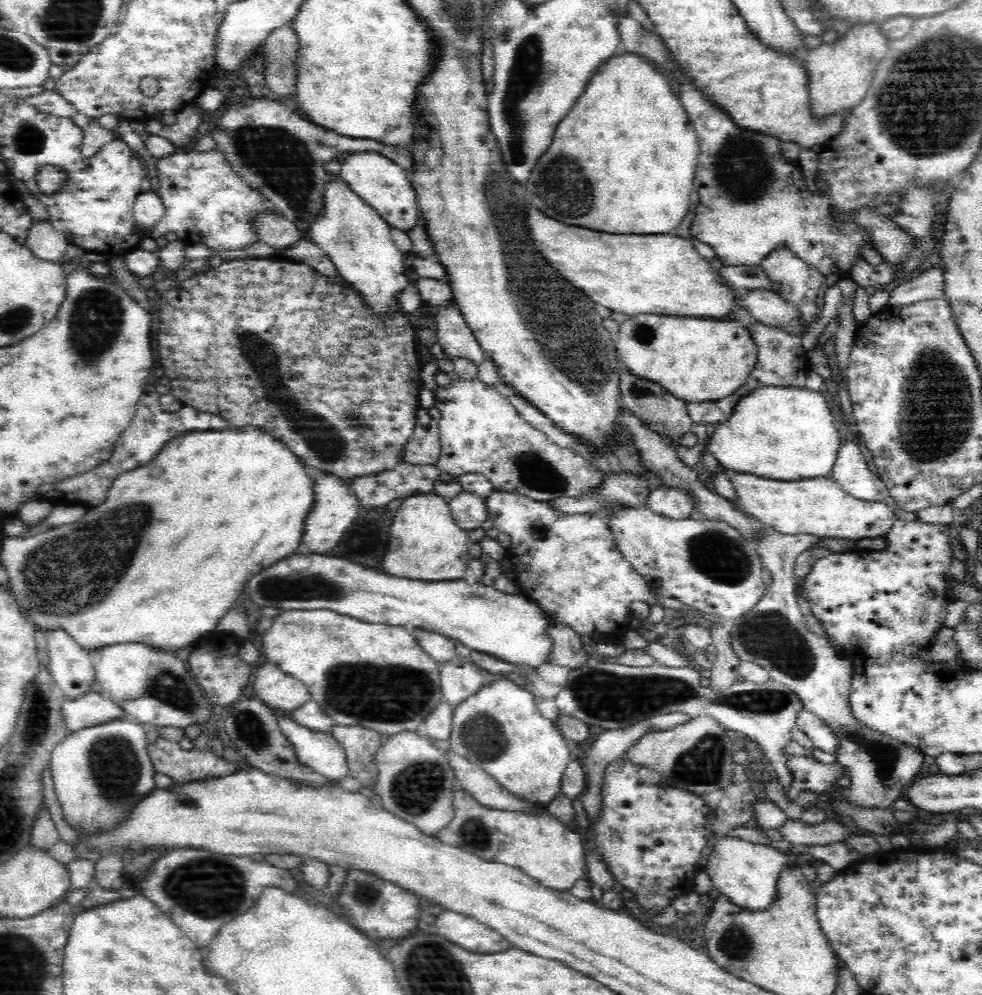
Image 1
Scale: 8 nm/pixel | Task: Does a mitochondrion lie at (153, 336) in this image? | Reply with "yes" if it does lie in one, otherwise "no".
no

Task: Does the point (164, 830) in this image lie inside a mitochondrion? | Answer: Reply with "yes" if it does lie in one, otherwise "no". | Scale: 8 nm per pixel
no

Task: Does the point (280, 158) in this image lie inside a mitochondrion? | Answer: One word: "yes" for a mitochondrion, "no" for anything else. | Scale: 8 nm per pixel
yes

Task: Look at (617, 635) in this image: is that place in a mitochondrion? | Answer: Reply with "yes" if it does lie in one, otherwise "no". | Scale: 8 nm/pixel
no

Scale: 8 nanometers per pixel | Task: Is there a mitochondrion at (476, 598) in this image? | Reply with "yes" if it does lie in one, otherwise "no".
yes

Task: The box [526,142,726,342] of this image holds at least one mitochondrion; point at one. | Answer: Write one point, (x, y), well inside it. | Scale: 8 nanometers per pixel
(565, 187)

